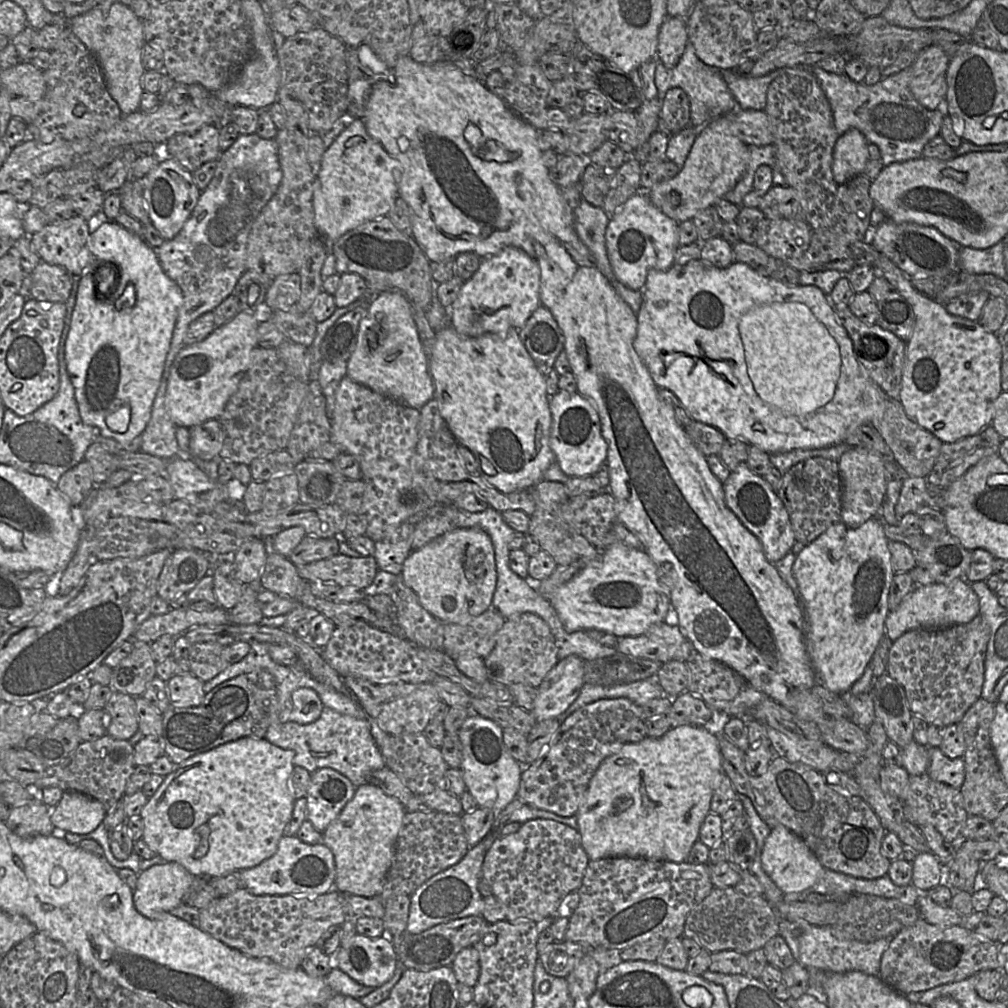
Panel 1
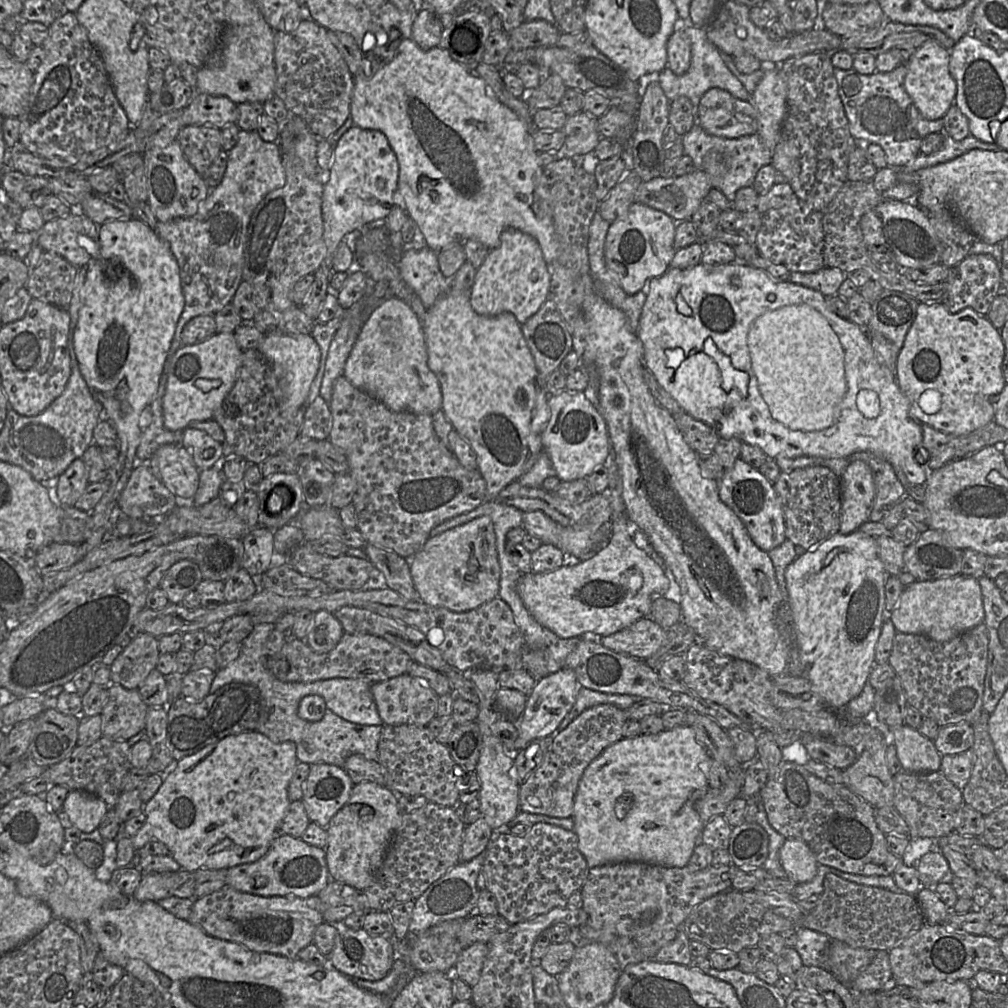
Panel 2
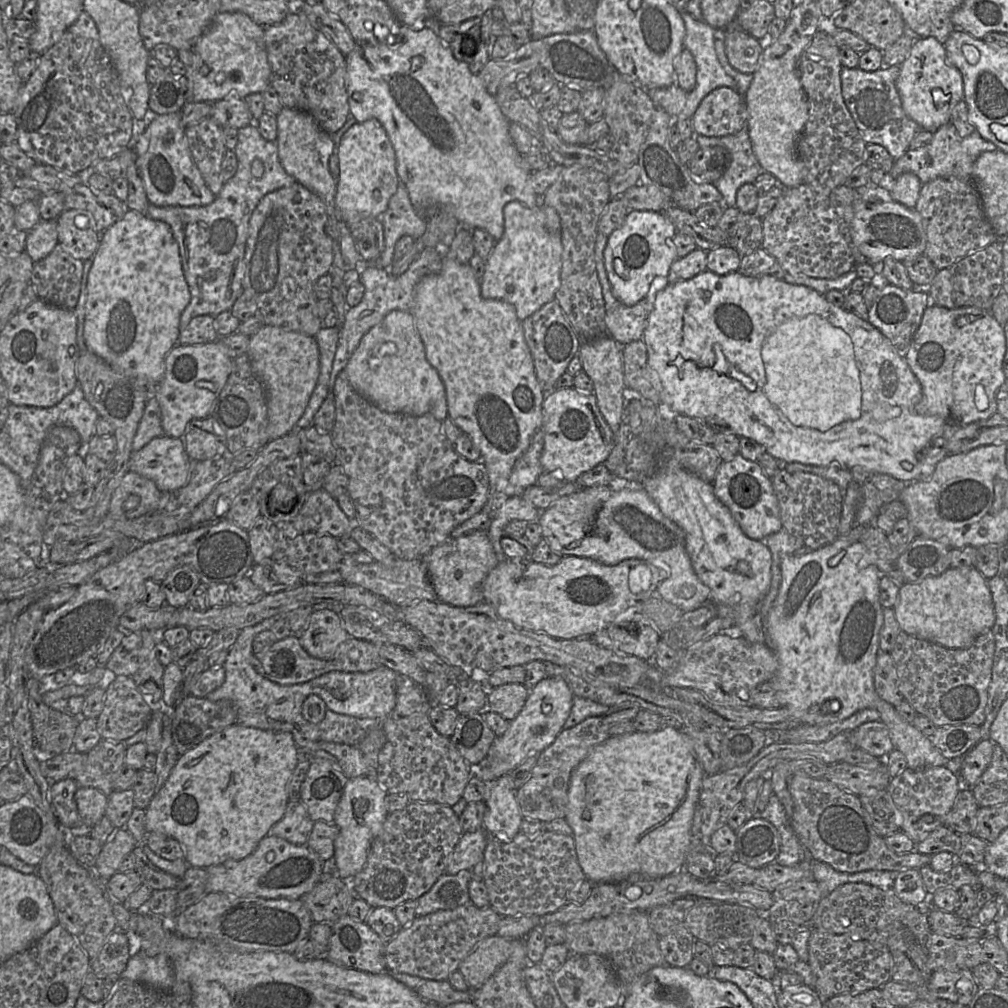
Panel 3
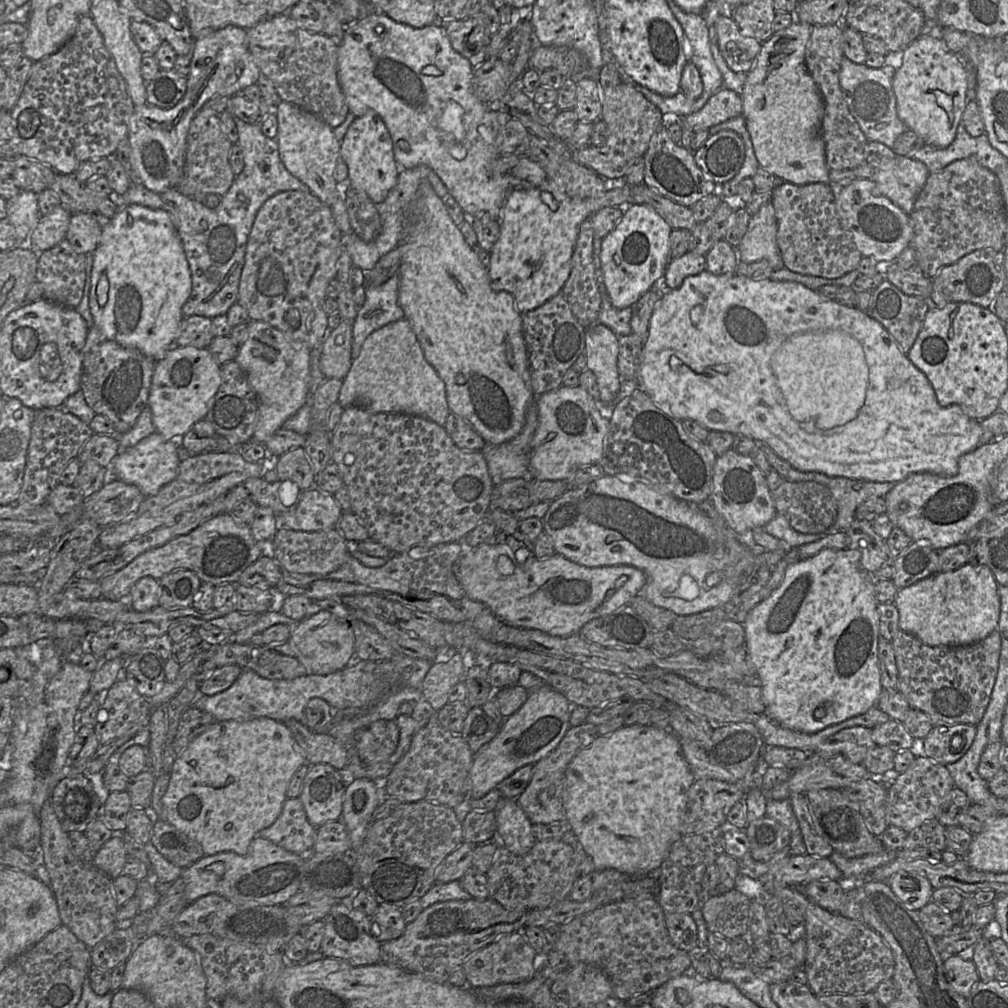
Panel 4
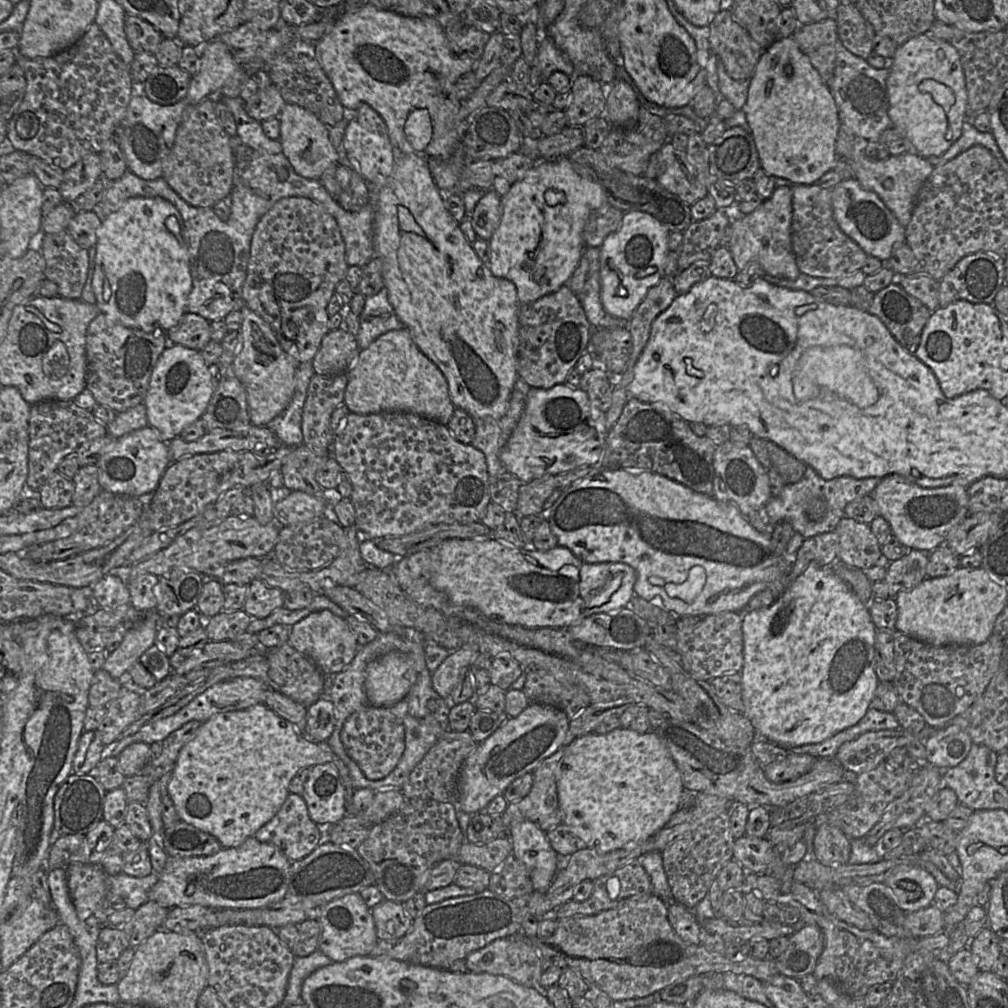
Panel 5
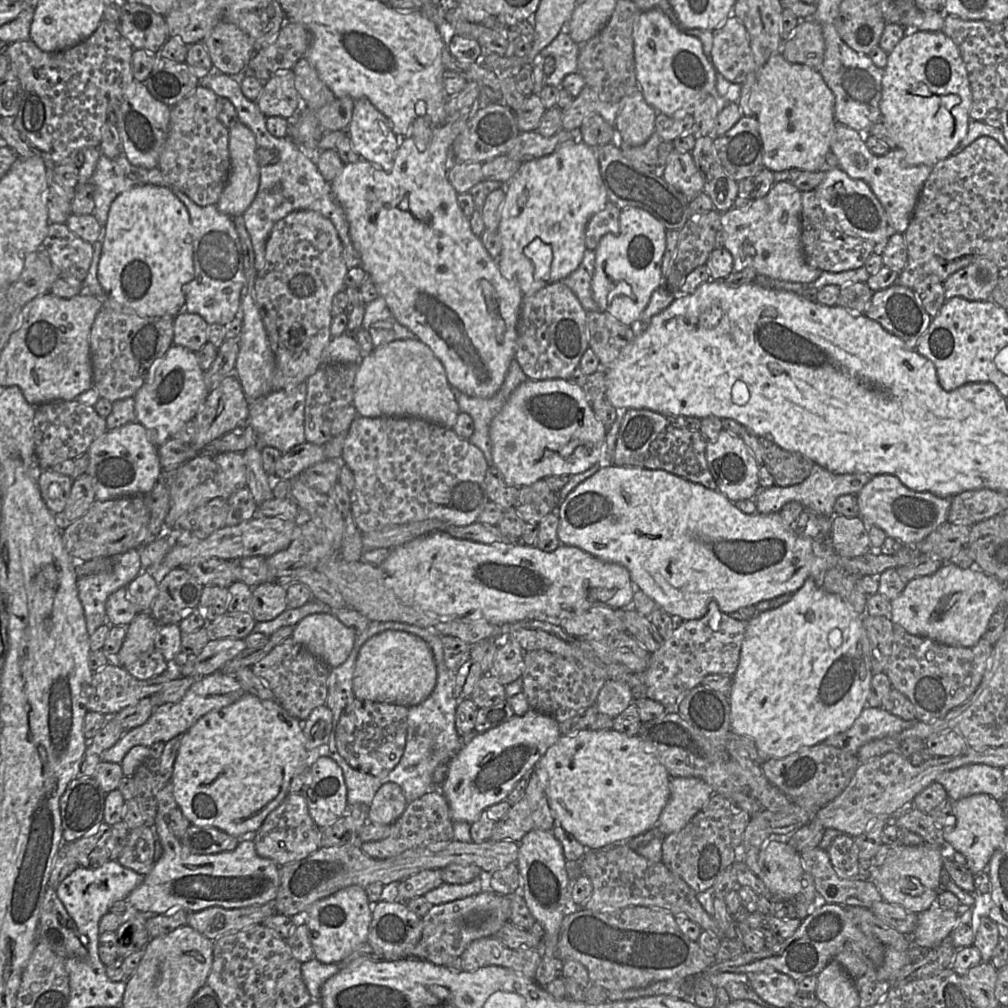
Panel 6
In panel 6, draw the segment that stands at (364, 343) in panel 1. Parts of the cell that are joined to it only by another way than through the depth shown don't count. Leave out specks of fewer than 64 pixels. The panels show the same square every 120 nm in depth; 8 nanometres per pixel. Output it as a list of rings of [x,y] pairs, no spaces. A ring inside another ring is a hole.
[[[417,338],[392,341],[361,357],[352,405],[362,417],[415,417],[446,428],[453,428],[460,412],[442,363]]]

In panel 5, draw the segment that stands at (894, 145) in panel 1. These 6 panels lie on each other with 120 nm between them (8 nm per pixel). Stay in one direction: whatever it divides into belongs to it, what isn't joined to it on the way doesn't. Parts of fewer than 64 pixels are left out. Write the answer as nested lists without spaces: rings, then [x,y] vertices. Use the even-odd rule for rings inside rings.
[[[840,38],[836,42],[836,62],[830,91],[834,97],[840,122],[856,136],[867,141],[880,141],[880,135],[891,127],[886,80],[889,69],[875,69],[867,61],[847,50]]]

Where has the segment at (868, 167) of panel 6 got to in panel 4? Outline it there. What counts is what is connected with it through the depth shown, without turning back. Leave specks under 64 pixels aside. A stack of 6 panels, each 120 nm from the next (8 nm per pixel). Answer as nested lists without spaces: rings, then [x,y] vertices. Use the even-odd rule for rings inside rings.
[[[896,155],[890,162],[874,169],[870,180],[877,184],[882,195],[910,215],[930,173],[927,166],[921,161]]]

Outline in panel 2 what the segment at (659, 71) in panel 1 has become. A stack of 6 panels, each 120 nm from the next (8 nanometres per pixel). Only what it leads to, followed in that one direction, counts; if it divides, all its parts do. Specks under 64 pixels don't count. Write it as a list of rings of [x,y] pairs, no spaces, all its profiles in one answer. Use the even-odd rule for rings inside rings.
[[[685,25],[684,31],[690,41],[691,64],[686,73],[675,74],[671,69],[664,68],[658,74],[658,83],[665,96],[671,102],[678,96],[686,96],[693,105],[695,123],[698,118],[698,105],[703,94],[711,88],[721,88],[741,100],[750,100],[751,94],[742,83],[732,74],[722,60],[720,50],[708,39],[706,27]]]

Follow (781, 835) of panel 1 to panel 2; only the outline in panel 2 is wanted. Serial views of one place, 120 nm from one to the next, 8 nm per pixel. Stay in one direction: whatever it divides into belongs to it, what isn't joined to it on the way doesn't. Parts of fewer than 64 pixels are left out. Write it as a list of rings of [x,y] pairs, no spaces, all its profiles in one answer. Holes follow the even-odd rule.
[[[786,838],[779,850],[779,858],[786,877],[796,884],[809,882],[817,874],[815,855],[800,839]]]

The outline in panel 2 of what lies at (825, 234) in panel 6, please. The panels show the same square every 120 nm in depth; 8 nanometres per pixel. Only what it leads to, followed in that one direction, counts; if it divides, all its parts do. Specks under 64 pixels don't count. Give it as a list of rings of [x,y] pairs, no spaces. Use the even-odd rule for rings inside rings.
[[[792,195],[787,204],[761,214],[761,226],[756,236],[758,253],[774,264],[782,264],[791,272],[816,272],[825,267],[823,261],[823,213]]]

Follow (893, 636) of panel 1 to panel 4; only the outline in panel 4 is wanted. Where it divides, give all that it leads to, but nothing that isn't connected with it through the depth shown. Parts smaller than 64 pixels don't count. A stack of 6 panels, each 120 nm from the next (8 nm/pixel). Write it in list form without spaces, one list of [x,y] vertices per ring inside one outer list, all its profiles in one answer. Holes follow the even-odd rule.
[[[969,563],[898,590],[894,604],[899,612],[899,629],[928,646],[958,647],[979,642],[997,630],[1000,617],[998,583],[991,570]]]

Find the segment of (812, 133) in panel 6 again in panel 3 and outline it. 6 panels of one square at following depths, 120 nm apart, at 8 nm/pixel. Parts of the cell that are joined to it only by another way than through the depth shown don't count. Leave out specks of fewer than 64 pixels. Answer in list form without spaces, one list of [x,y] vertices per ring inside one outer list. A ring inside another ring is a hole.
[[[817,1],[794,6],[781,35],[763,49],[758,68],[744,95],[748,111],[748,134],[753,152],[764,171],[771,173],[784,187],[793,188],[805,184],[807,170],[796,151],[797,141],[808,120],[808,102],[798,74],[798,62],[802,52],[810,44],[820,27],[822,13]]]

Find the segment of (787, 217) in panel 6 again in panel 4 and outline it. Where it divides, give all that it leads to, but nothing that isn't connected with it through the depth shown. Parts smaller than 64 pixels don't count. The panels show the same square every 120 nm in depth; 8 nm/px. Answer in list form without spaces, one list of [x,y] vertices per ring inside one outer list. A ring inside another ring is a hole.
[[[767,203],[751,216],[747,231],[735,248],[738,262],[766,260],[775,270],[784,268],[777,245],[777,219],[772,203]]]

